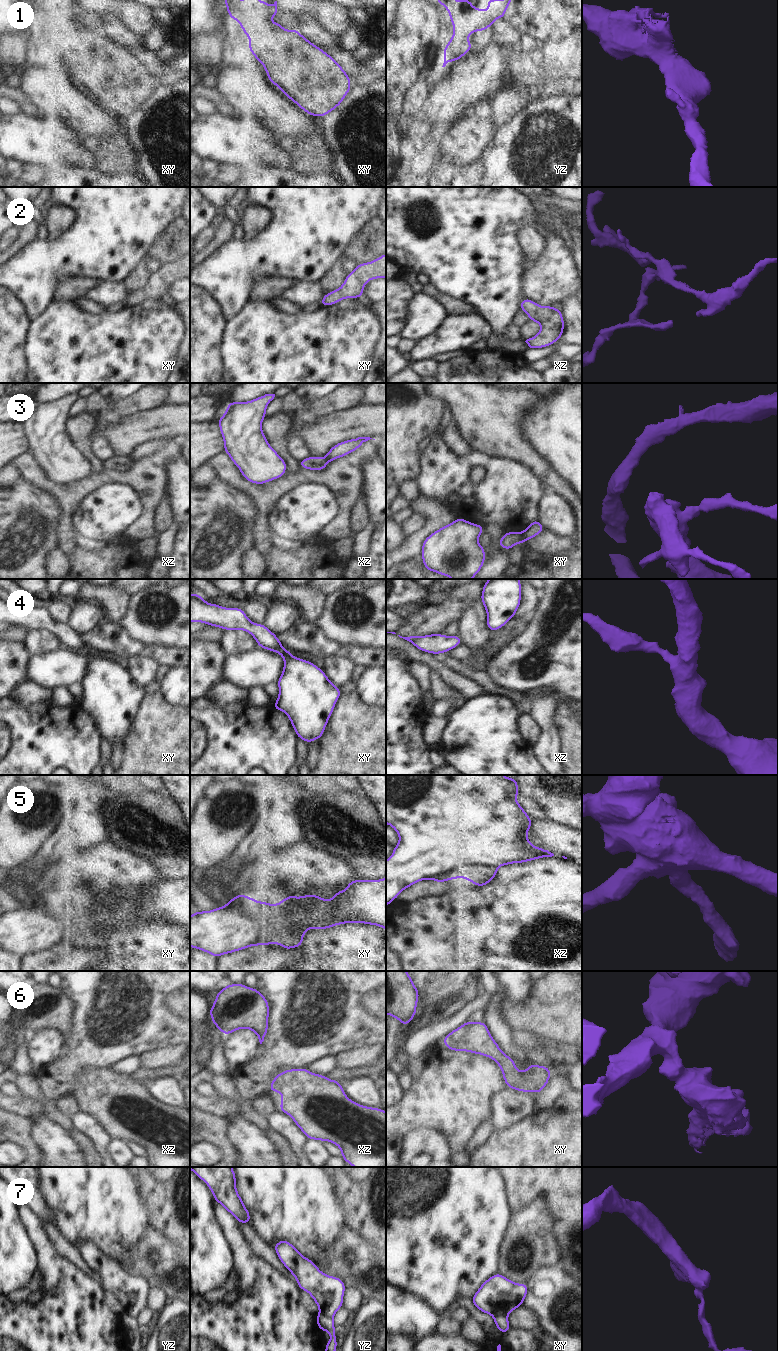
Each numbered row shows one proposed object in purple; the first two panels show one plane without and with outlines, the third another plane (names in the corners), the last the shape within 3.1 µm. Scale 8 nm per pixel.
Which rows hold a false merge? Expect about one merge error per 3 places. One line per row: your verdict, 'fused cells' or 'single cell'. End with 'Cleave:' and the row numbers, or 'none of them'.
1: single cell
2: single cell
3: fused cells
4: single cell
5: fused cells
6: single cell
7: fused cells
Cleave: 3, 5, 7

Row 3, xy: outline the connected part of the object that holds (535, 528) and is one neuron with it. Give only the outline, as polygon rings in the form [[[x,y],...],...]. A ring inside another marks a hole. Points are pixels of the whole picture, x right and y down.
[[[535,519],[523,532],[521,532],[523,541],[526,542],[532,539],[533,537],[539,535],[544,530],[545,529],[543,525],[538,521],[538,519]]]

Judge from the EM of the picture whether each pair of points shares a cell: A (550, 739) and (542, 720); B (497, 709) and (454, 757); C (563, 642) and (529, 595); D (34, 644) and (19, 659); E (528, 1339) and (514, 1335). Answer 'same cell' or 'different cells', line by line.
A: same cell
B: same cell
C: different cells
D: different cells
E: same cell

